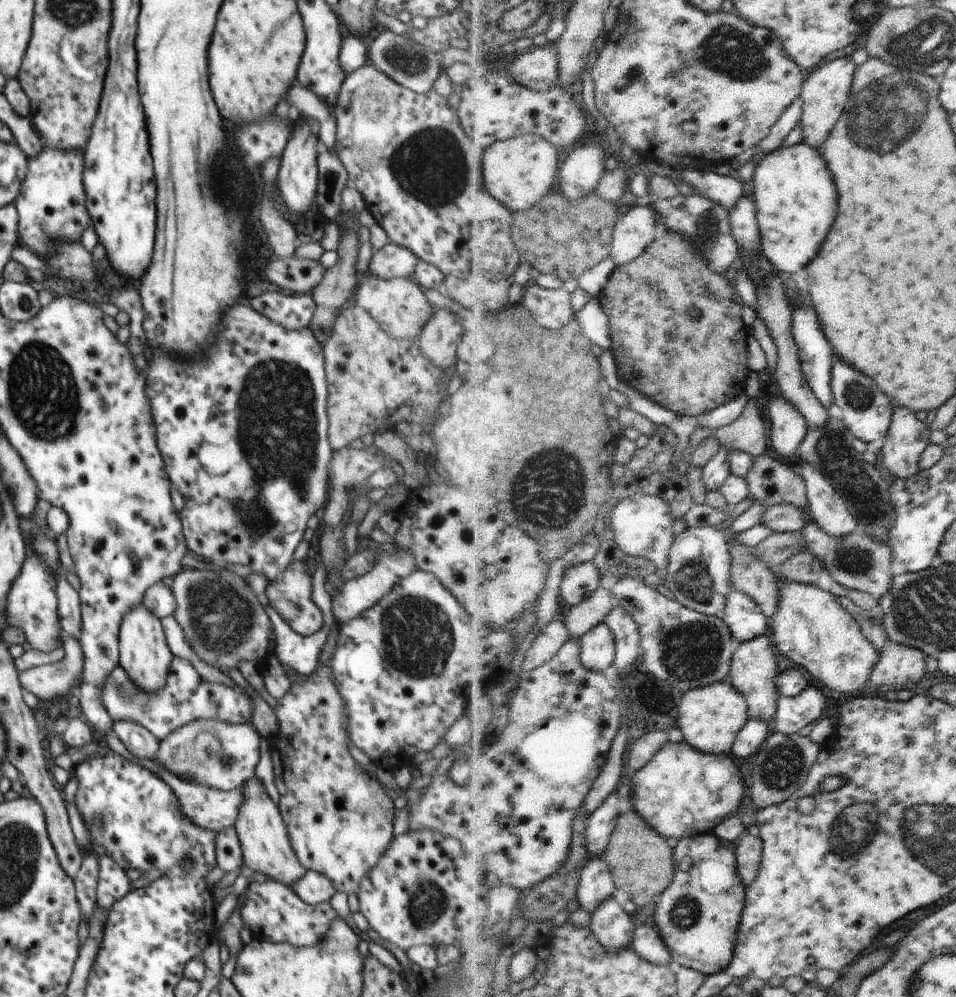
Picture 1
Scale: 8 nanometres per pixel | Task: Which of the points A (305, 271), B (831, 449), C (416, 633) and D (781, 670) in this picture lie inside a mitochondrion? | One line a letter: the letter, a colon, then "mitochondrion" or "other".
A: other
B: mitochondrion
C: mitochondrion
D: other

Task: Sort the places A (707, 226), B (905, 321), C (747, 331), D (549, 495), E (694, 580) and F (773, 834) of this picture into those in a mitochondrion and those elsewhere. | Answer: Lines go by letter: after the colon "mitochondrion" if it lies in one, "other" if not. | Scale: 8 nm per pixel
A: mitochondrion
B: other
C: other
D: mitochondrion
E: mitochondrion
F: other

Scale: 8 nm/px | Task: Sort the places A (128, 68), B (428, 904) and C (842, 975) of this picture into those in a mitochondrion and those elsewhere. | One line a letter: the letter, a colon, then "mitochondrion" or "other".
A: other
B: mitochondrion
C: other

